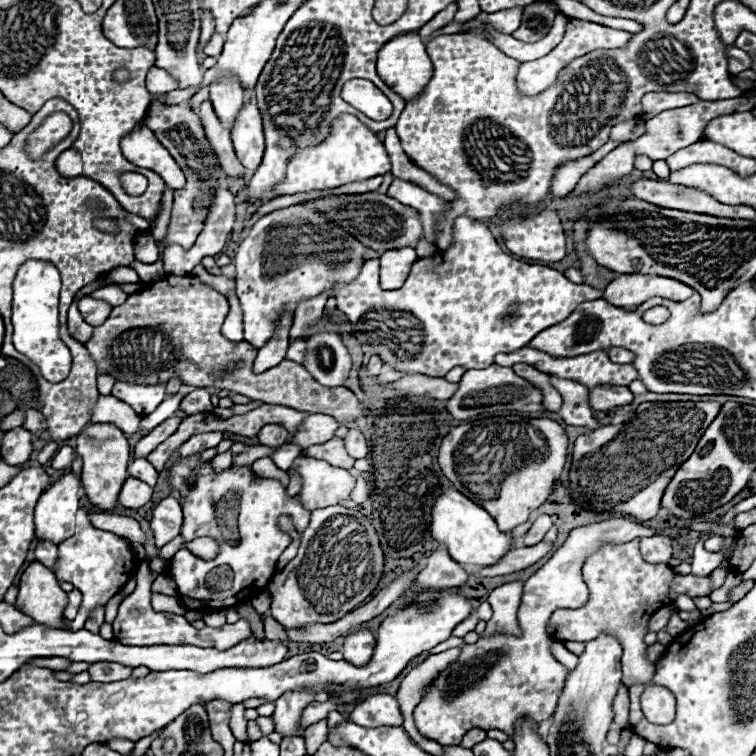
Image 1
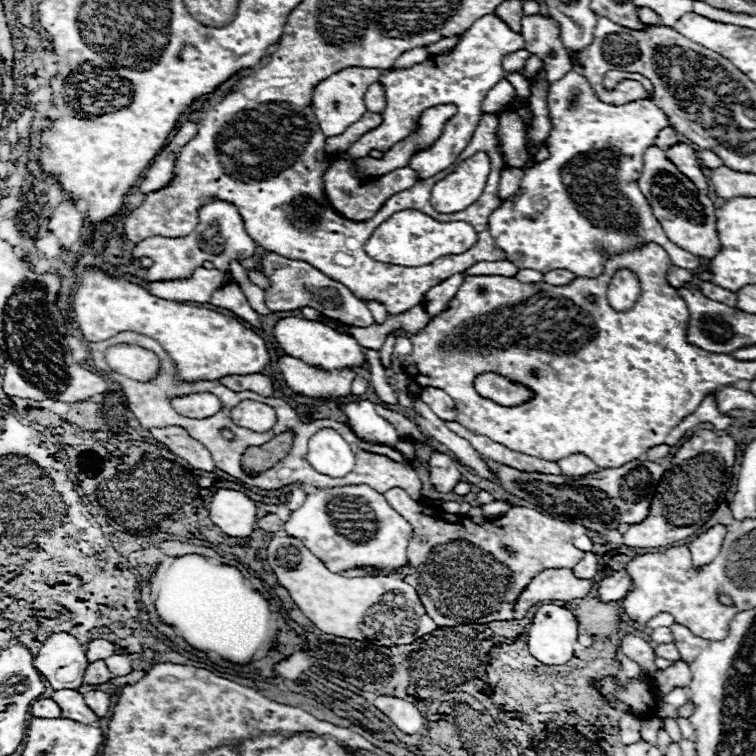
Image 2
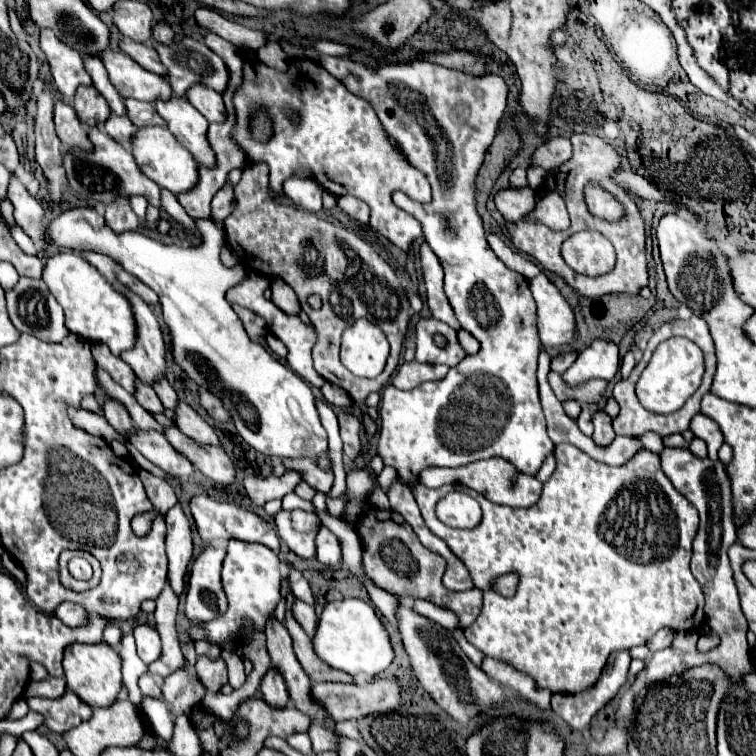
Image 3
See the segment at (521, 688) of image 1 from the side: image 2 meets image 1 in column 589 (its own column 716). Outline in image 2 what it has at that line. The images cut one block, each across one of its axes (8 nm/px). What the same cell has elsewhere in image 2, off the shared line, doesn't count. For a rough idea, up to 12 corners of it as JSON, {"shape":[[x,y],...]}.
{"shape":[[716,524],[688,544],[694,568],[718,556],[726,526]]}

